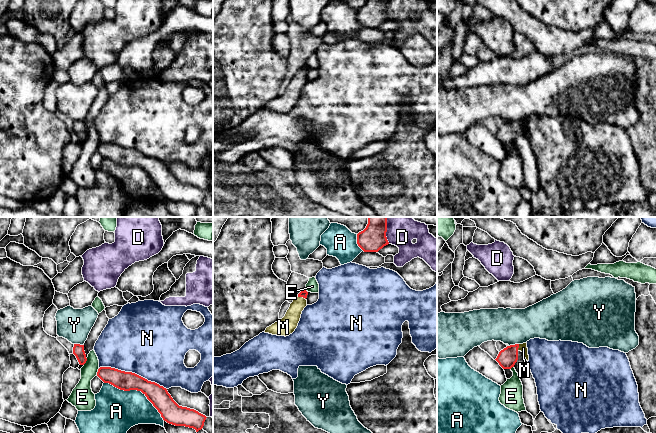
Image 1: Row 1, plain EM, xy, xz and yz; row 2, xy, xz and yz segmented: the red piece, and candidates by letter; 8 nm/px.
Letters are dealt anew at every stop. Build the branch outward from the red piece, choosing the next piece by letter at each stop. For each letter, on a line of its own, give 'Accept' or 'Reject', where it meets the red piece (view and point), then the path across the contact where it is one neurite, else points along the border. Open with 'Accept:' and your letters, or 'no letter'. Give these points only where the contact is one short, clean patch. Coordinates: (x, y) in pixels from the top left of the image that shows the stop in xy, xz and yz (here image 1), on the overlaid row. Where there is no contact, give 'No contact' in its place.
Accept: M
A: Reject. Touches red at xy (137, 390)
D: Reject. Touches red at xz (386, 230)
E: Reject. Touches red at xy (86, 360)
M: Accept. Touches red at yz (518, 347). Path across: yz (507, 357), (518, 347), (523, 348)
N: Reject. Touches red at xy (133, 373)
Y: Reject. Touches red at xy (79, 344). Boundary: xy (74, 343), (83, 345)

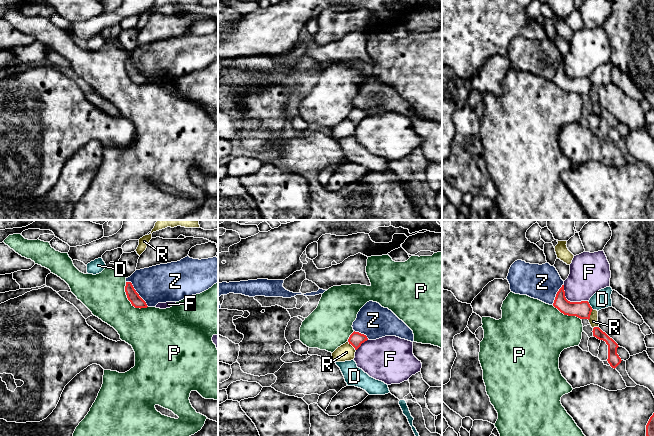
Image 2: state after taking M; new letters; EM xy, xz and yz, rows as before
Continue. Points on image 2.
Accept: no letter
D: Reject. Touches red at yz (589, 305). Boundary: yz (587, 301), (593, 309)
F: Reject. Touches red at yz (569, 301)
P: Reject. Touches red at xy (128, 299)
R: Reject. Touches red at yz (590, 314)
Z: Reject. Touches red at xy (136, 292)

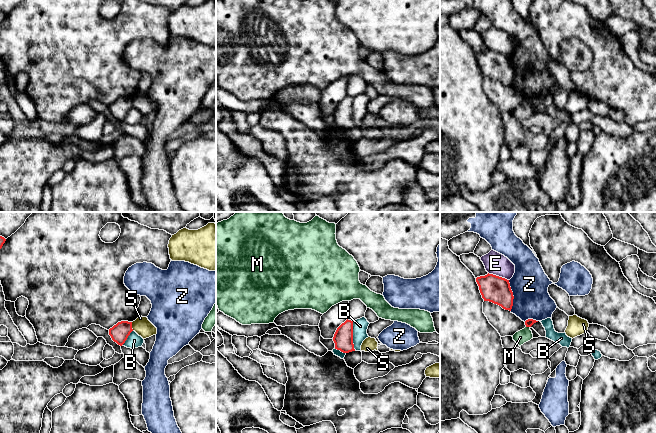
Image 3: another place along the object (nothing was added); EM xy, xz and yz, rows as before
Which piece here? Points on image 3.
Accept: no letter
B: Reject. Touches red at xz (352, 335)
E: Reject. Touches red at yz (498, 276)
M: Reject. Touches red at yz (528, 326)
S: Reject. Touches red at xy (131, 326)
Z: Reject. Touches red at yz (512, 295)

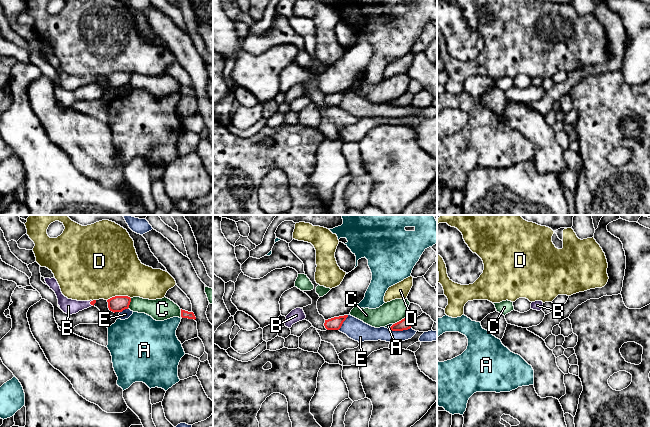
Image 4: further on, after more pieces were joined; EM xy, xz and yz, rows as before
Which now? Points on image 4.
Accept: B
A: Reject. Touches red at xz (391, 326)
B: Accept. Touches red at xy (90, 303). Path across: xy (93, 302), (90, 303), (68, 306)
C: Reject. Touches red at xz (399, 321)
D: Reject. Touches red at xy (118, 296)
E: Reject. Touches red at xz (399, 330)

